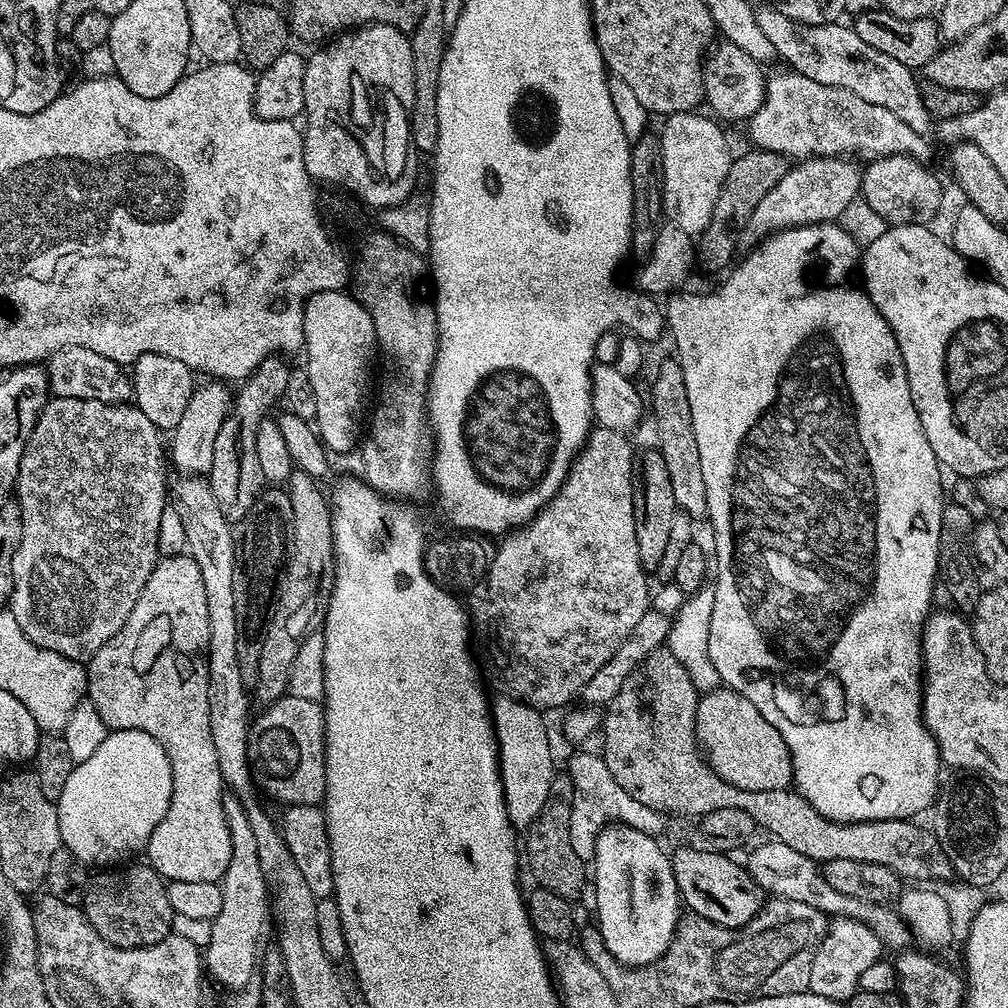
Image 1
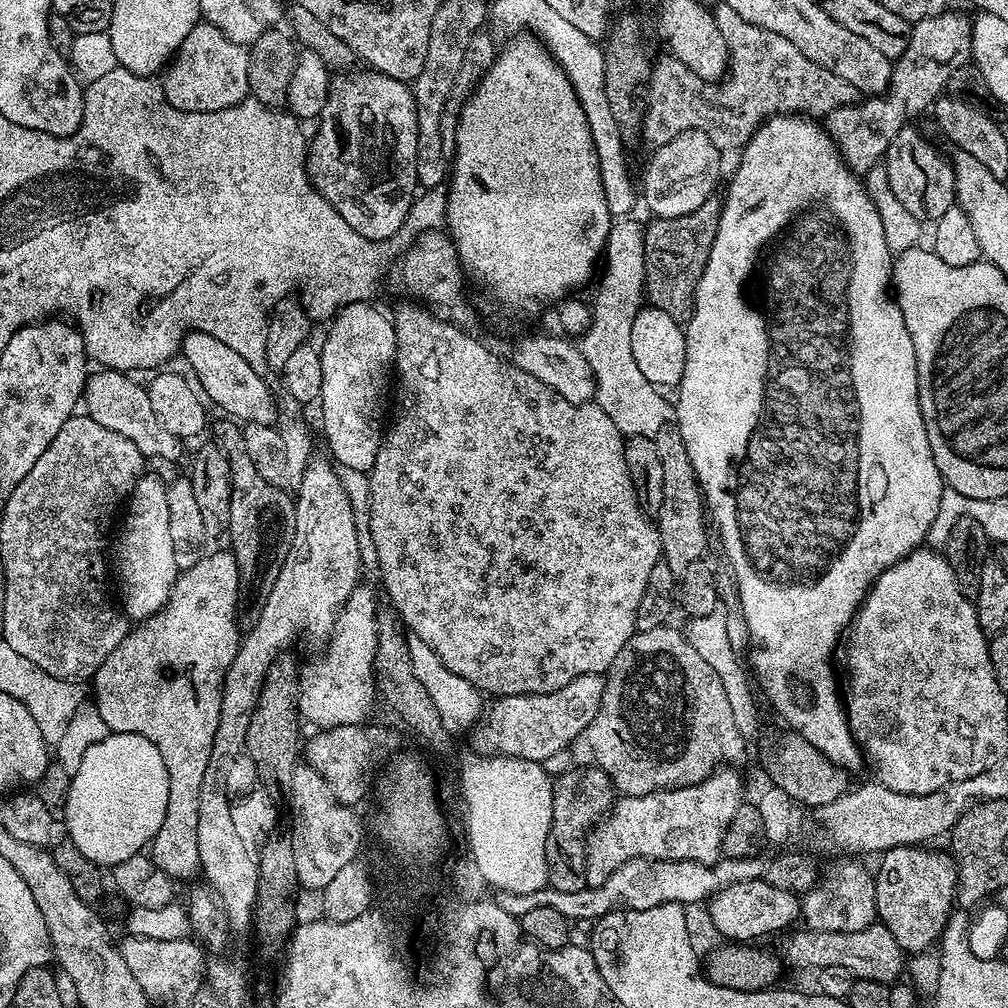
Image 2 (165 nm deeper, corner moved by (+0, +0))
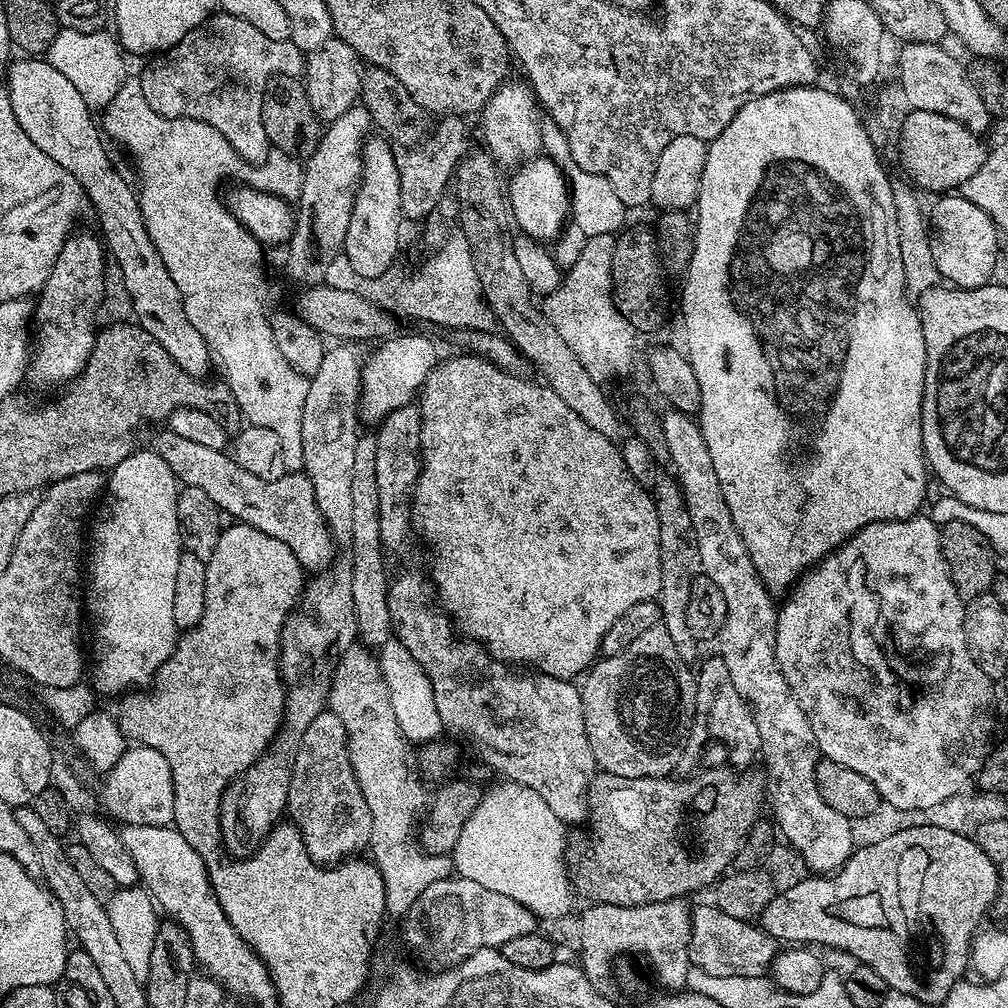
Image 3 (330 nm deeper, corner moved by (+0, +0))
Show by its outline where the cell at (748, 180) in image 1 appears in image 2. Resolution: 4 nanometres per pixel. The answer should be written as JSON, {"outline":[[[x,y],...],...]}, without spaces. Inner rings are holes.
{"outline":[[[714,194],[690,214],[661,220],[652,218],[644,230],[644,290],[649,305],[670,314],[678,325],[687,325],[696,308],[696,287],[706,270],[710,246],[718,234],[722,200]]]}

